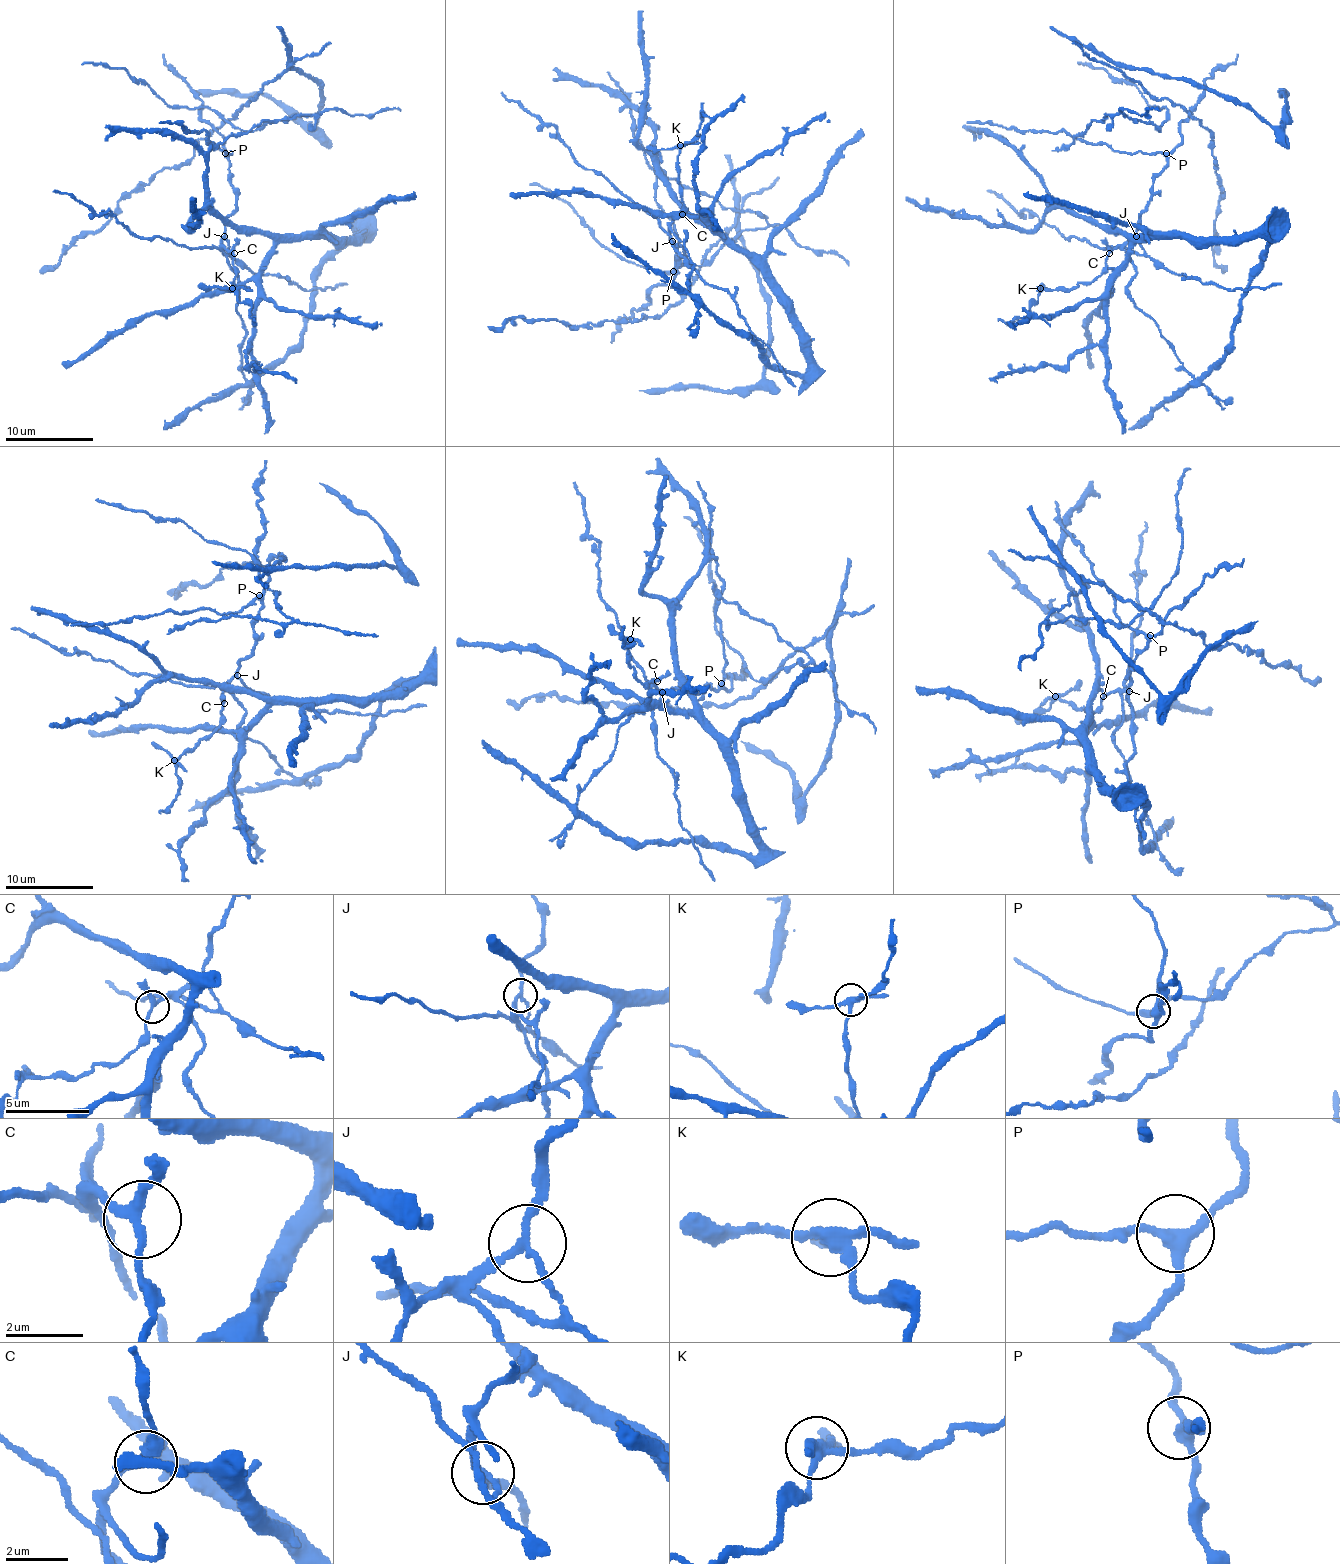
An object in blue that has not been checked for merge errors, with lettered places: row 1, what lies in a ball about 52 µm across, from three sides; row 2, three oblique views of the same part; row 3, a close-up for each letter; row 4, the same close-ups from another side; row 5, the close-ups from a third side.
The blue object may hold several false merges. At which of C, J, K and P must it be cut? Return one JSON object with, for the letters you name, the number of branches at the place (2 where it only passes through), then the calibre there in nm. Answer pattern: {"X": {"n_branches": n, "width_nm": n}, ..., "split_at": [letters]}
{"J": {"n_branches": 3, "width_nm": 170}, "K": {"n_branches": 4, "width_nm": 280}, "split_at": ["J", "K"]}

